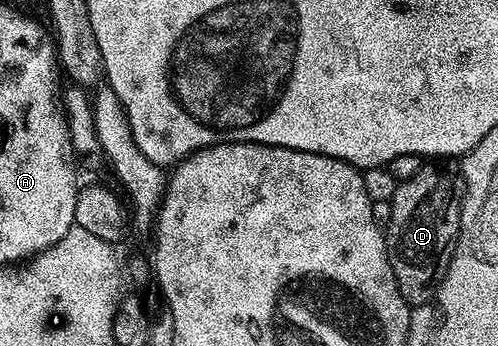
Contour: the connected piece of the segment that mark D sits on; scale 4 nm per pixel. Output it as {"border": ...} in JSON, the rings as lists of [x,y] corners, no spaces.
{"border":[[[422,165],[411,180],[400,183],[391,202],[391,220],[388,229],[384,231],[385,251],[391,264],[391,272],[395,272],[397,287],[410,307],[422,306],[423,298],[431,293],[431,284],[439,276],[440,269],[448,257],[449,242],[453,239],[457,223],[457,193],[451,187],[451,173],[448,169],[440,170],[440,165]]]}

